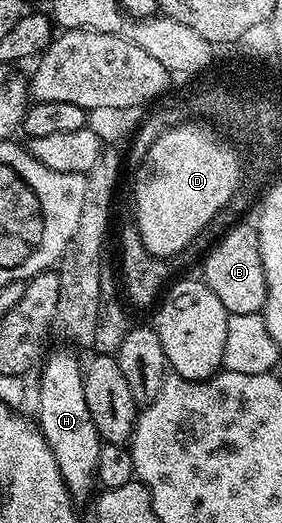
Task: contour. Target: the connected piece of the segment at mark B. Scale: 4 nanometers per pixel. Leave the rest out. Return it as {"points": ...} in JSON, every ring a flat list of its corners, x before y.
{"points":[[237,223,232,226,209,251,203,254,204,284,222,299,222,307,229,313,250,315,260,313,266,303,266,275,262,272,262,255,258,255,258,235,255,224]]}

